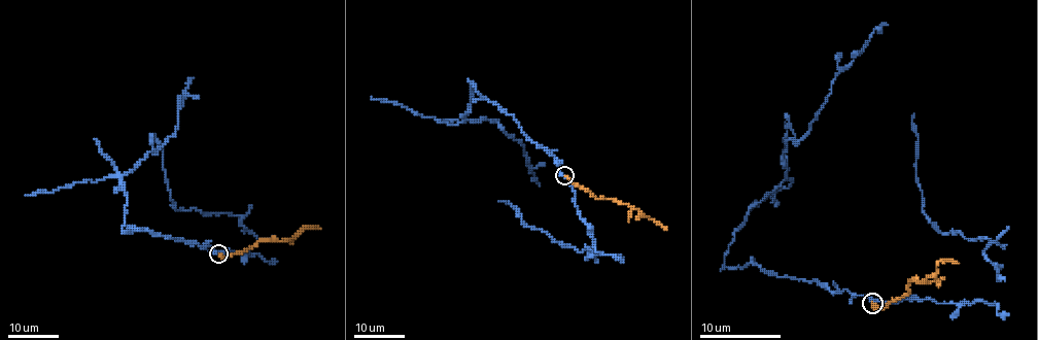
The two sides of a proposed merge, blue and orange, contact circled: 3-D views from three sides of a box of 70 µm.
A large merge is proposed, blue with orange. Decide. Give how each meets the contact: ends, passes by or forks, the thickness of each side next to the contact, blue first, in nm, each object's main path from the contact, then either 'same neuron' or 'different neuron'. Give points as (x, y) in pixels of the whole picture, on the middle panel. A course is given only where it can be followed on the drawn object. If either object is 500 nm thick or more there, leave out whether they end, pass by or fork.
blue passes by; orange ends; calibres 220 and 360 nm; course blue (564, 175), (513, 116), (468, 82), (473, 97), (464, 117), (496, 122), (521, 143), (539, 185); course orange (564, 175), (597, 199), (615, 199), (631, 205), (667, 229); different neuron

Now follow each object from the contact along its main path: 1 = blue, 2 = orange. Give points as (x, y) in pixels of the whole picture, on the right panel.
1: (871, 303), (757, 263), (724, 265), (749, 210), (781, 182), (787, 142), (797, 142), (831, 81), (888, 25)
2: (871, 303), (884, 307), (910, 292), (910, 281), (930, 277), (940, 261), (957, 263)

